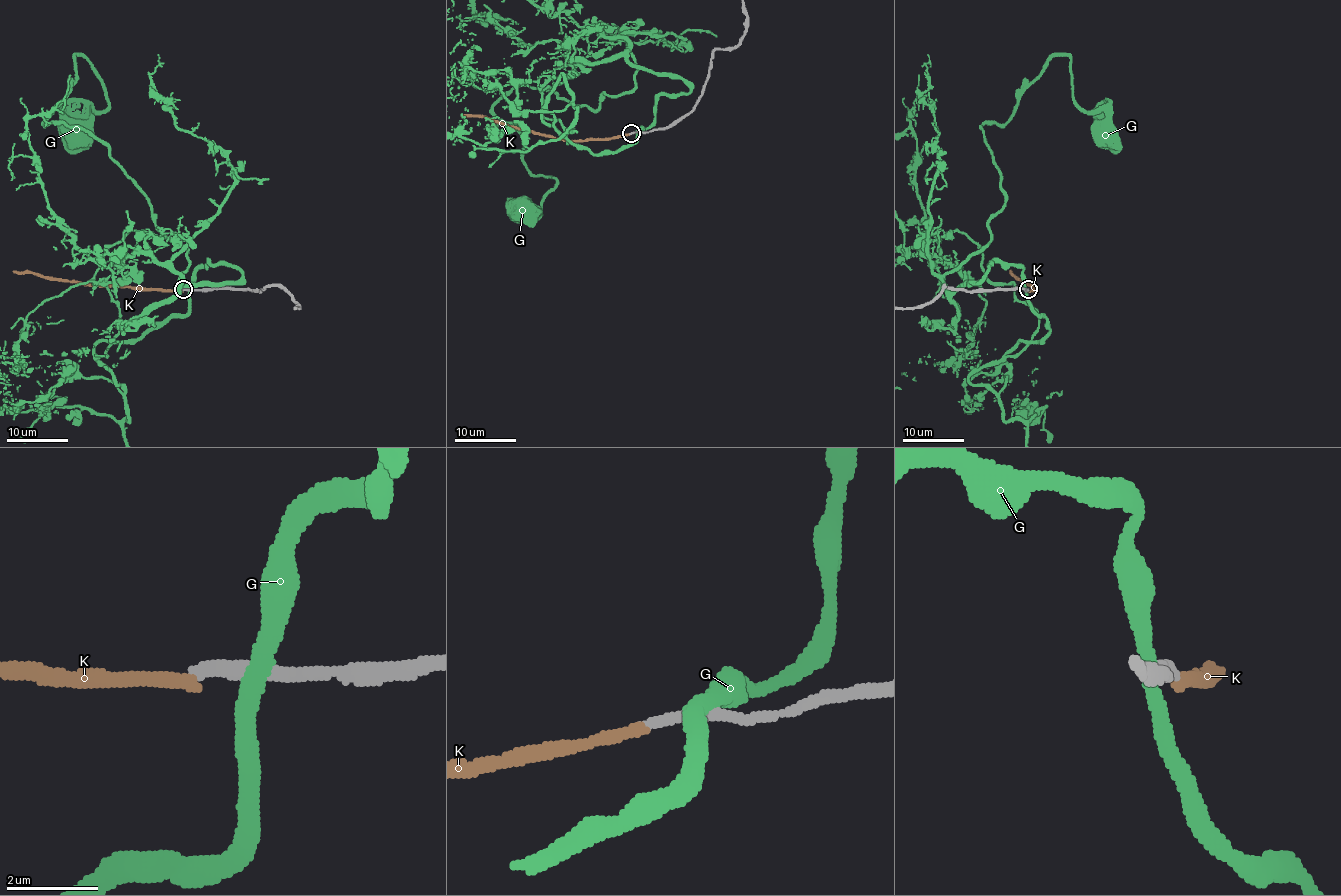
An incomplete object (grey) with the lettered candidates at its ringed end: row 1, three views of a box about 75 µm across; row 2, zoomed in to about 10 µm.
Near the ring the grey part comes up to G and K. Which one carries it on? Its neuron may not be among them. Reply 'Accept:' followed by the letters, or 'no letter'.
Accept: no letter

